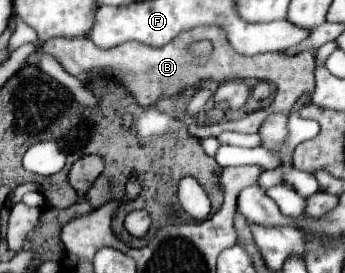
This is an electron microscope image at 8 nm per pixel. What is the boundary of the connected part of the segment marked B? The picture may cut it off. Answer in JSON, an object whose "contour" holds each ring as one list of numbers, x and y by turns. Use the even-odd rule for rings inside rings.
{"contour":[[208,25,208,27,194,27,186,33,180,33,174,37,168,45,164,47,148,47,138,41,128,41,122,45,116,45,112,49,100,49,96,47,88,37,54,37,44,43,44,53,52,53,58,57,58,61,64,65,64,69,86,81,90,77,96,77,98,71,106,71,106,75,114,75,114,79,122,79,130,91,134,91,134,99,138,99,140,105,152,105,160,97,170,97,180,93,184,87,196,85,202,79,212,79,212,81,230,81,230,79,258,79,258,81,268,81,276,83,276,99,268,109,262,109,254,115,242,117,238,121,220,121,214,125,192,125,190,133,204,139,204,137,218,137,224,131,238,131,238,133,258,133,262,123,266,121,268,115,272,113,288,113,292,111,294,103,290,103,290,95,312,95,314,91,314,55,310,51,302,51,298,55,286,55,286,53,262,53,254,57,246,57,236,53,222,27,218,25],[194,41,210,41,212,51,206,57,196,57,190,53,190,43]]}

